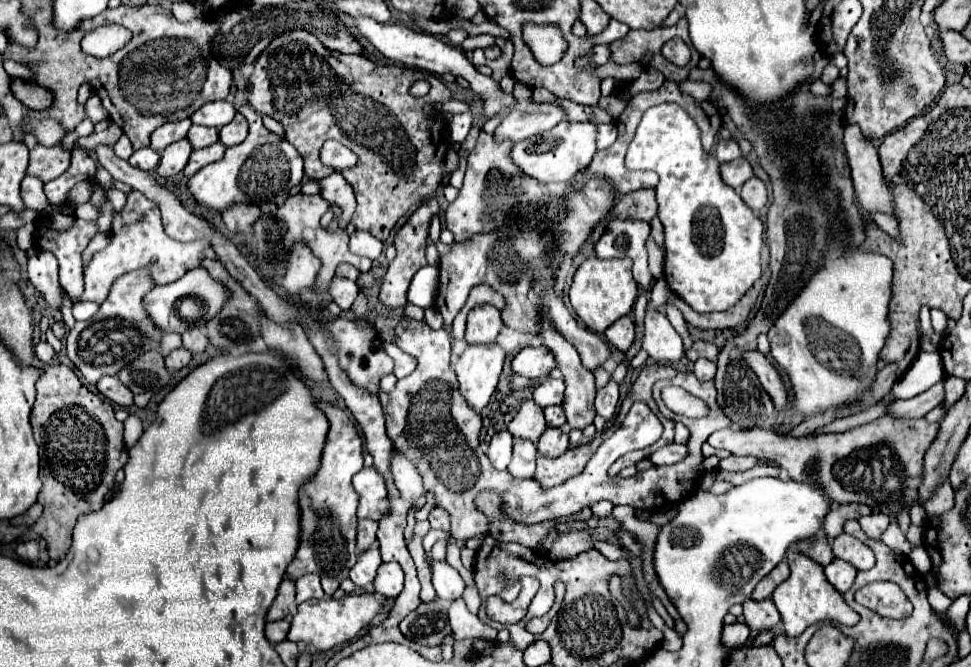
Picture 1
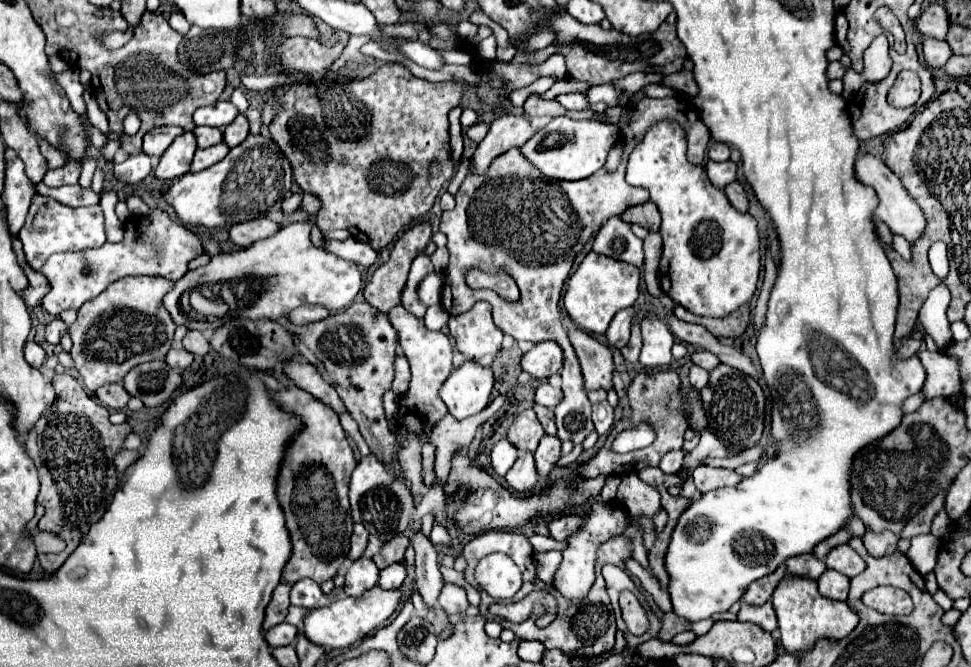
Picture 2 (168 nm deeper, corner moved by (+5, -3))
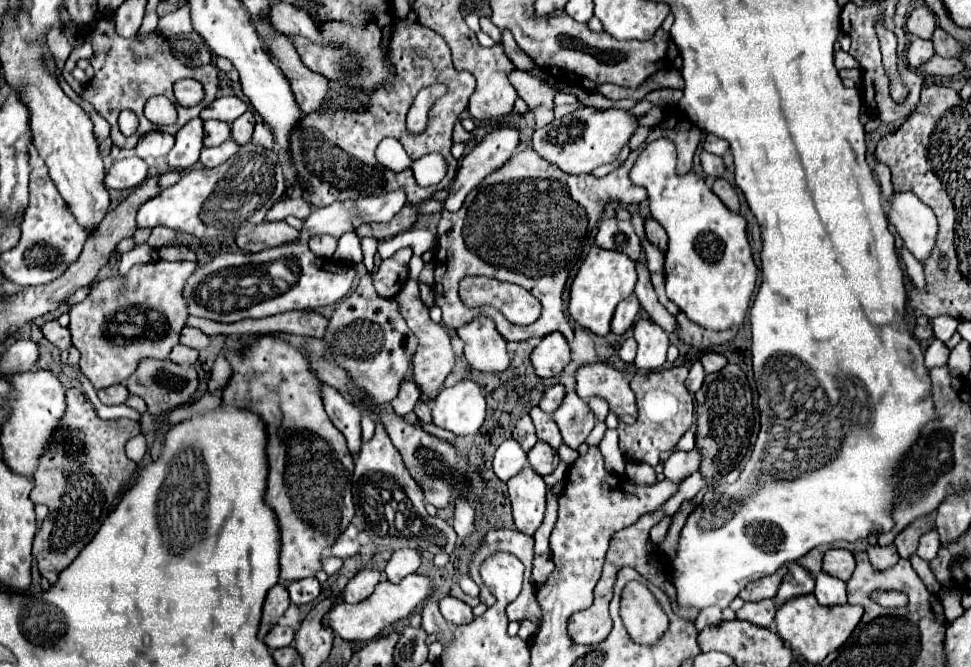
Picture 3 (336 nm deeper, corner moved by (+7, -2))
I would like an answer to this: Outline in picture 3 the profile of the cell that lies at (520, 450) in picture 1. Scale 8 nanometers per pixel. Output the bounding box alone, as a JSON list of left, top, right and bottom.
[507,467,547,535]

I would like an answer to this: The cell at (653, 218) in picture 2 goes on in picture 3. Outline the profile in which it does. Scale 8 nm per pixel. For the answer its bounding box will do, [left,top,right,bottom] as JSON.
[645,217,667,251]

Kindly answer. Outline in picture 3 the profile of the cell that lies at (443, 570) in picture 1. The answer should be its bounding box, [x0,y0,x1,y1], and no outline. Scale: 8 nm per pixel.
[439,595,473,625]

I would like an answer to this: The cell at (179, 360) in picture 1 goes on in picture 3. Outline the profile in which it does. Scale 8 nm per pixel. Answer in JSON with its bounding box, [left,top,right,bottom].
[169,345,197,365]

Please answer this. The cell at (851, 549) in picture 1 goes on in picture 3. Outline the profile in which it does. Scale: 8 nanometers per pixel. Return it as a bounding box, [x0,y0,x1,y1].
[823,549,855,581]

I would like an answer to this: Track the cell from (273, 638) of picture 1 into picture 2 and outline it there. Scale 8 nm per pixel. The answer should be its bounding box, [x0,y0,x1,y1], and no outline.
[265,622,297,648]

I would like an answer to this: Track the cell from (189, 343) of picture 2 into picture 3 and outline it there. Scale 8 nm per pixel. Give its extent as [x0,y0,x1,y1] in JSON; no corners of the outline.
[181,327,209,349]

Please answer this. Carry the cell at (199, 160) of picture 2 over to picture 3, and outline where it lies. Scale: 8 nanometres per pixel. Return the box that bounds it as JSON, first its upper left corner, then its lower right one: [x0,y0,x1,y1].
[201,139,239,167]

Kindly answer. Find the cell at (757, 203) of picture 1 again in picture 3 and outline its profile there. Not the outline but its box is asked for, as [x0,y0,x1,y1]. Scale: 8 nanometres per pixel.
[711,179,739,211]

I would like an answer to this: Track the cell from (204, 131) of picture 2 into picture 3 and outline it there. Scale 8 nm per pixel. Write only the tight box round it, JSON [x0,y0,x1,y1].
[203,121,231,147]

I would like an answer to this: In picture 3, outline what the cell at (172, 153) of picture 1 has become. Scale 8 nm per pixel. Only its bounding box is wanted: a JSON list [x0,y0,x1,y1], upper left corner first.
[167,117,203,171]

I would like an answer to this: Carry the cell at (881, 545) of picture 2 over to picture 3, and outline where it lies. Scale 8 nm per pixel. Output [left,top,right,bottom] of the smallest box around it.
[867,543,899,571]

